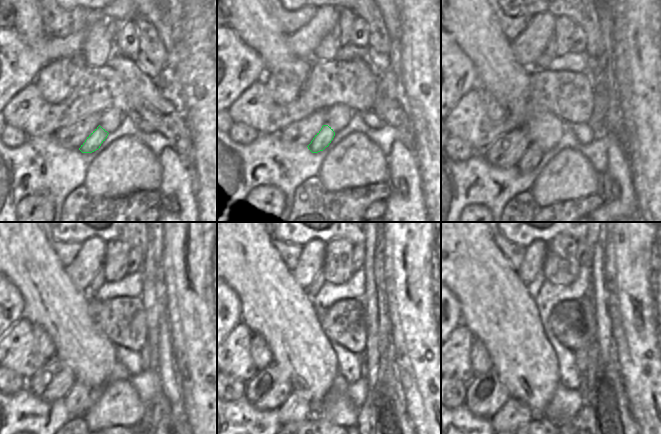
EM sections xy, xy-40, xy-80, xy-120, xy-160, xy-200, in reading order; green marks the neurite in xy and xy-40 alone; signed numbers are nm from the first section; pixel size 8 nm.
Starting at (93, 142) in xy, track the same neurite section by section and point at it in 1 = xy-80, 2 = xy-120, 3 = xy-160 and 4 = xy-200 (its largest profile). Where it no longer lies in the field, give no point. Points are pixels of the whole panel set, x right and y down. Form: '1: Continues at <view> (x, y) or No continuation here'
1: Continues at xy-80 (532, 156)
2: Continues at xy-120 (80, 397)
3: Continues at xy-160 (296, 407)
4: Continues at xy-200 (515, 413).

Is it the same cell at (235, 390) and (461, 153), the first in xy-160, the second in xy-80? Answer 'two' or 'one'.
one

